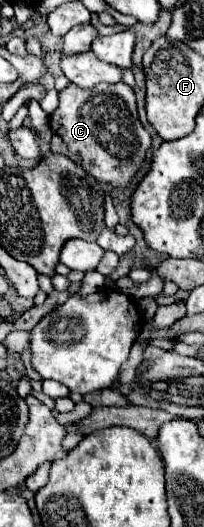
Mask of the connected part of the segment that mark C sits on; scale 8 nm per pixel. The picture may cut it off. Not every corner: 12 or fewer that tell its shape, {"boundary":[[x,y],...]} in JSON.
{"boundary":[[70,83],[50,149],[124,187],[152,137],[126,83]]}

